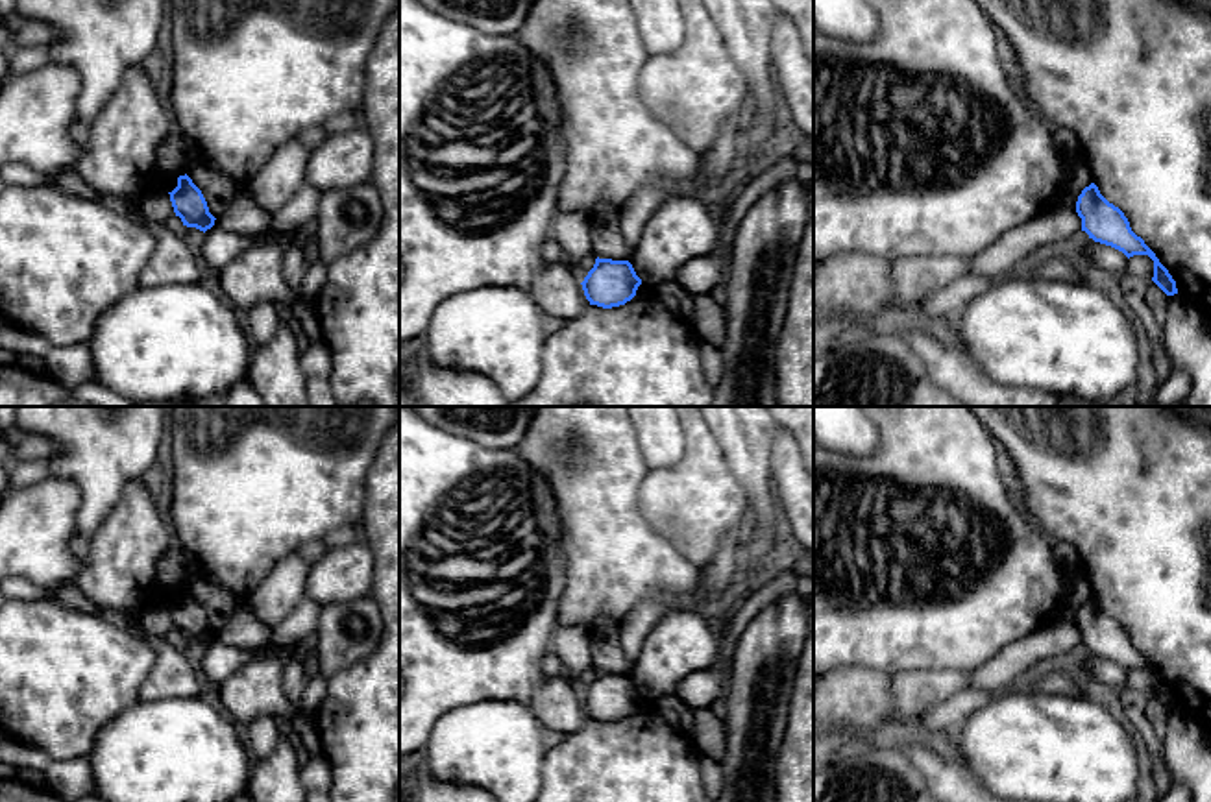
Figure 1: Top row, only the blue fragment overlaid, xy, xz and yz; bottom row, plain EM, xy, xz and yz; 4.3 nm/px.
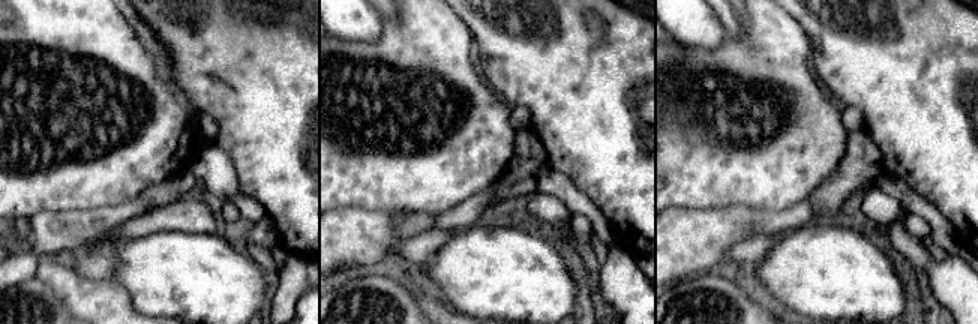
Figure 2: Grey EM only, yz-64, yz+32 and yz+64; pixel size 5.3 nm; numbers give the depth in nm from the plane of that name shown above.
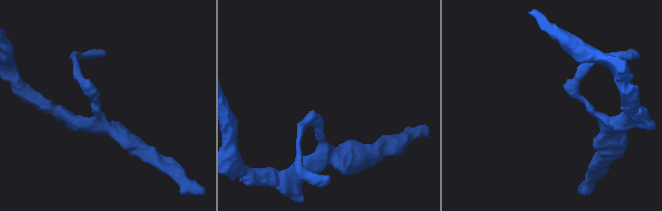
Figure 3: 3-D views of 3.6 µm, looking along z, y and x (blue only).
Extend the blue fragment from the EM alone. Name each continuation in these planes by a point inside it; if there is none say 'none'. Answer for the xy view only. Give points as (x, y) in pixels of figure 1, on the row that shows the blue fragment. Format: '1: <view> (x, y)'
none

